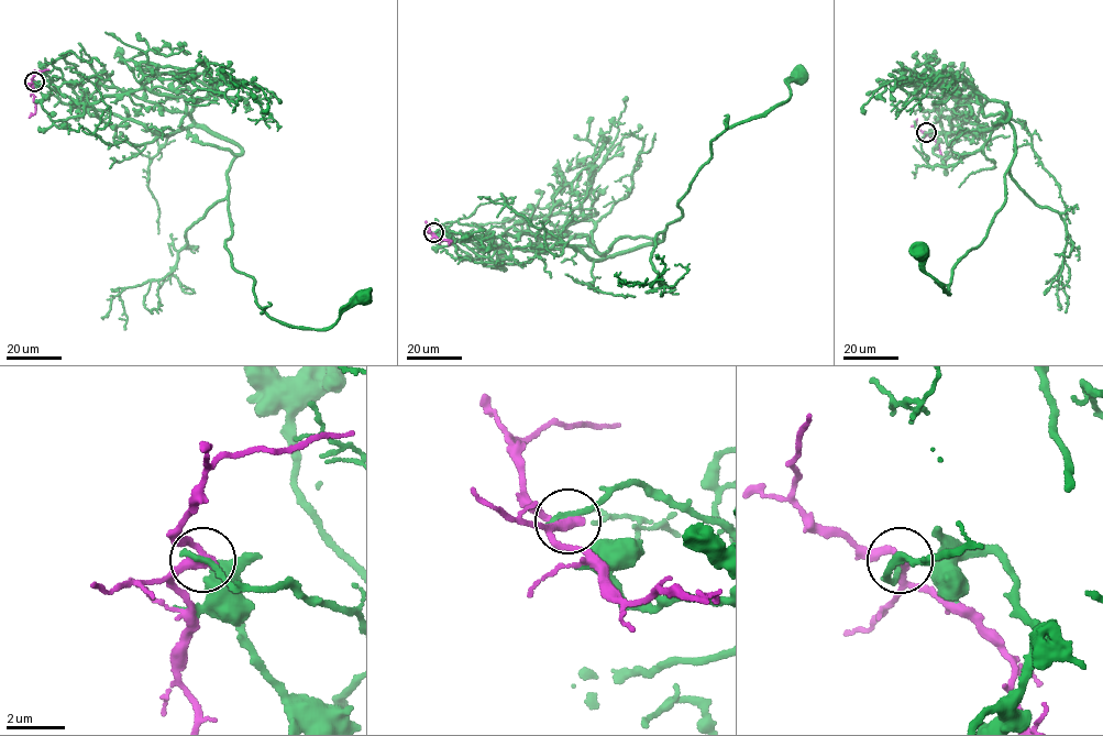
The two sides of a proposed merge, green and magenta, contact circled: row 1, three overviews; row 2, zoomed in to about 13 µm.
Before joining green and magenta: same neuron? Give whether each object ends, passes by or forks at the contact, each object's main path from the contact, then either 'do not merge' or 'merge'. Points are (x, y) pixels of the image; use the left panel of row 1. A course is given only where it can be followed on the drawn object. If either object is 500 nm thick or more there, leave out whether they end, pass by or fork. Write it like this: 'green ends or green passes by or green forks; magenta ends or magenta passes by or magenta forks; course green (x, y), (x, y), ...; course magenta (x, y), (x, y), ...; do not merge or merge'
green ends; magenta passes by; course green (34, 81), (63, 102), (166, 134), (202, 128), (241, 150), (225, 244), (271, 317), (330, 328), (364, 297); course magenta (34, 81), (32, 84), (35, 111), (29, 118); do not merge

